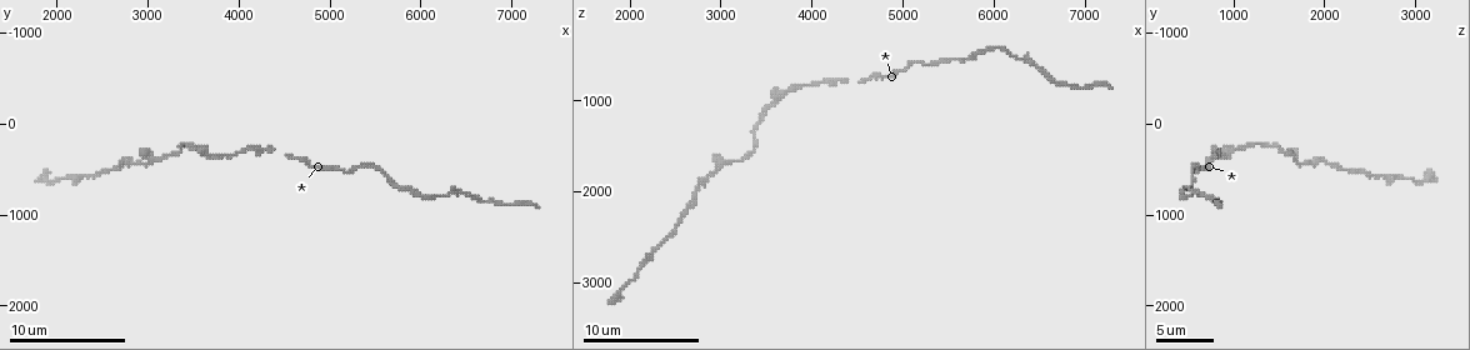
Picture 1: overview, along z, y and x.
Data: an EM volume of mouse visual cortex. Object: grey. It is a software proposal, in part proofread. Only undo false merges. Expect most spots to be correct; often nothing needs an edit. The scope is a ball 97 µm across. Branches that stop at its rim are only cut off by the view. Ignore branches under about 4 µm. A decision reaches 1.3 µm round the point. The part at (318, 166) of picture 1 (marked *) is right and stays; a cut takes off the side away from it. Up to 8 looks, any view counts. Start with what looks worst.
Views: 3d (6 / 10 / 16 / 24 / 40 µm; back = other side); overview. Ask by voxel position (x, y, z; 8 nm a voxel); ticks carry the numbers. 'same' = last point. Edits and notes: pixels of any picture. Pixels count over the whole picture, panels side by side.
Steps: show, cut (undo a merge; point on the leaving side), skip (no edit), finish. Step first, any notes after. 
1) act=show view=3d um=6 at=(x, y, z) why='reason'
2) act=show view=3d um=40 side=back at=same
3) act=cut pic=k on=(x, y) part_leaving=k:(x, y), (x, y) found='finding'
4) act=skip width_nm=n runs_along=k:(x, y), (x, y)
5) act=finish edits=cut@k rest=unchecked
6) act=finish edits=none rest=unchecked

act=show view=3d um=16 at=(6500, 750, 650) why='a narrow waist'

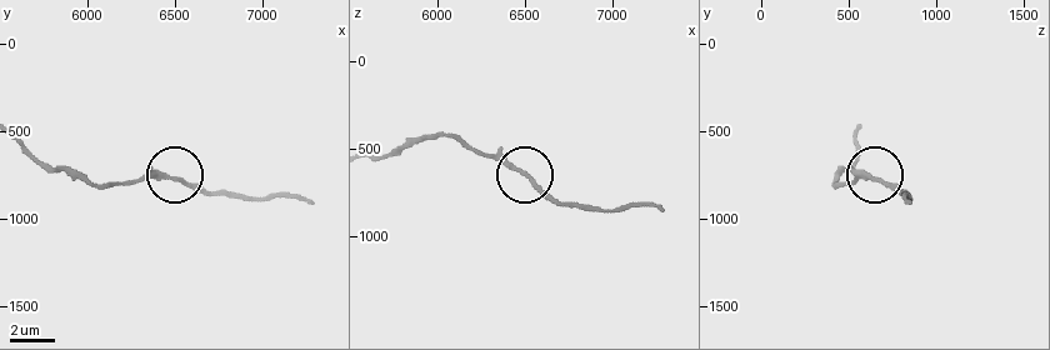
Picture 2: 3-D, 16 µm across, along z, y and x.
act=show view=3d um=16 side=back at=(6500, 760, 660)

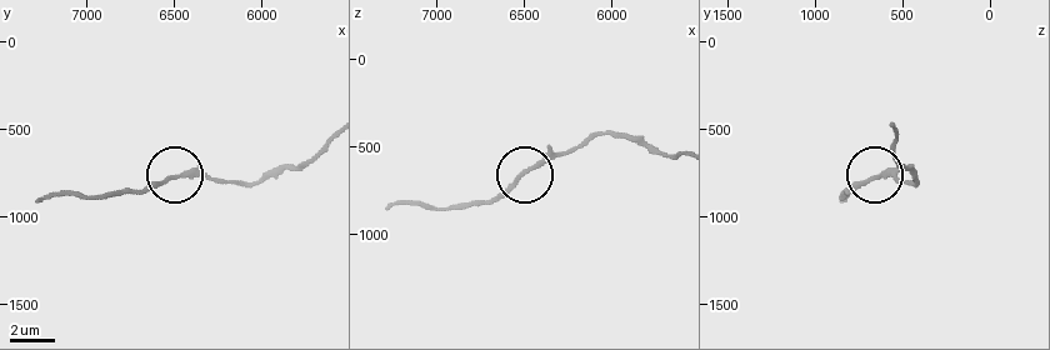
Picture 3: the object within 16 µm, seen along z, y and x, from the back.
act=skip width_nm=180 runs_along=3:(675, 154), (596, 131), (541, 161), (486, 203) found='one neuron here'

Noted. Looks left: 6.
act=show view=3d um=10 at=(3550, 300, 1100) why='thick turns thin'

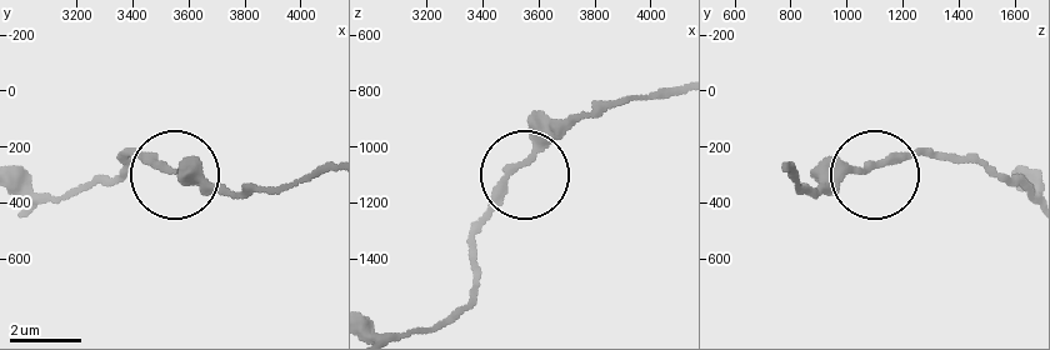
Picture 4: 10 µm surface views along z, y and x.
act=skip found='all the same neuron'

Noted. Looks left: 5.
act=show view=3d um=10 at=(6000, 750, 450) why='sudden change in width'

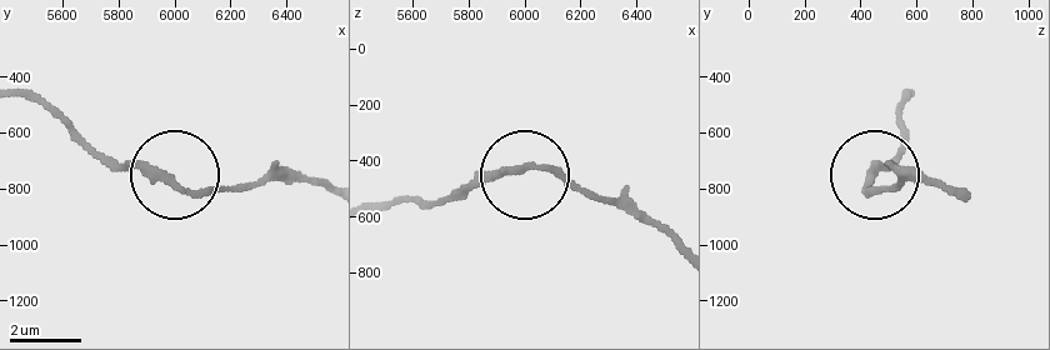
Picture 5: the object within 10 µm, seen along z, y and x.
act=show view=3d um=6 at=(6010, 780, 420)

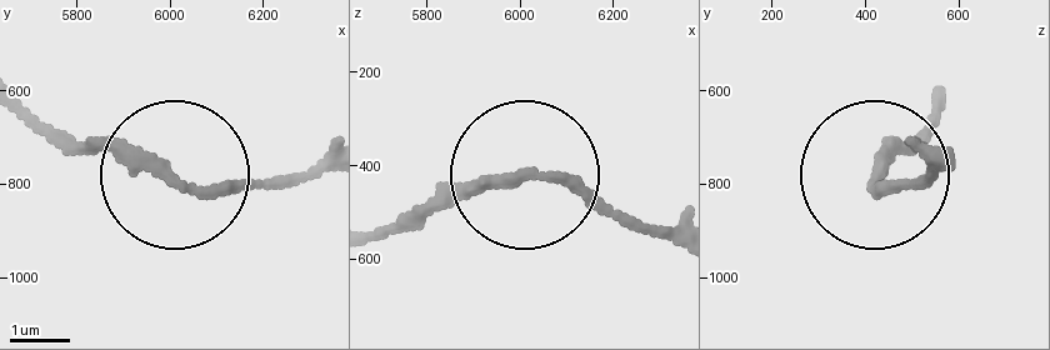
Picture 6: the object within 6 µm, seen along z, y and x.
act=skip runs_along=6:(31, 105), (75, 140), (195, 180), (310, 180) found='one neuron here'

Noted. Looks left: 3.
act=show view=3d um=10 at=(4100, 300, 800) why='sudden change in width'

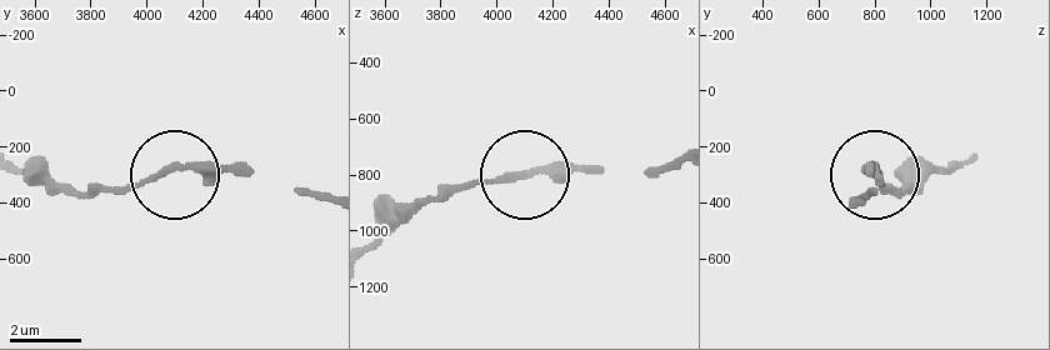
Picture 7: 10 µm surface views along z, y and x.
act=skip width_nm=210 runs_along=7:(328, 199), (246, 169), (166, 169), (121, 186), (89, 186) found='all the same neuron'

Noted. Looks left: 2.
act=finish edits=none rest=unchecked

